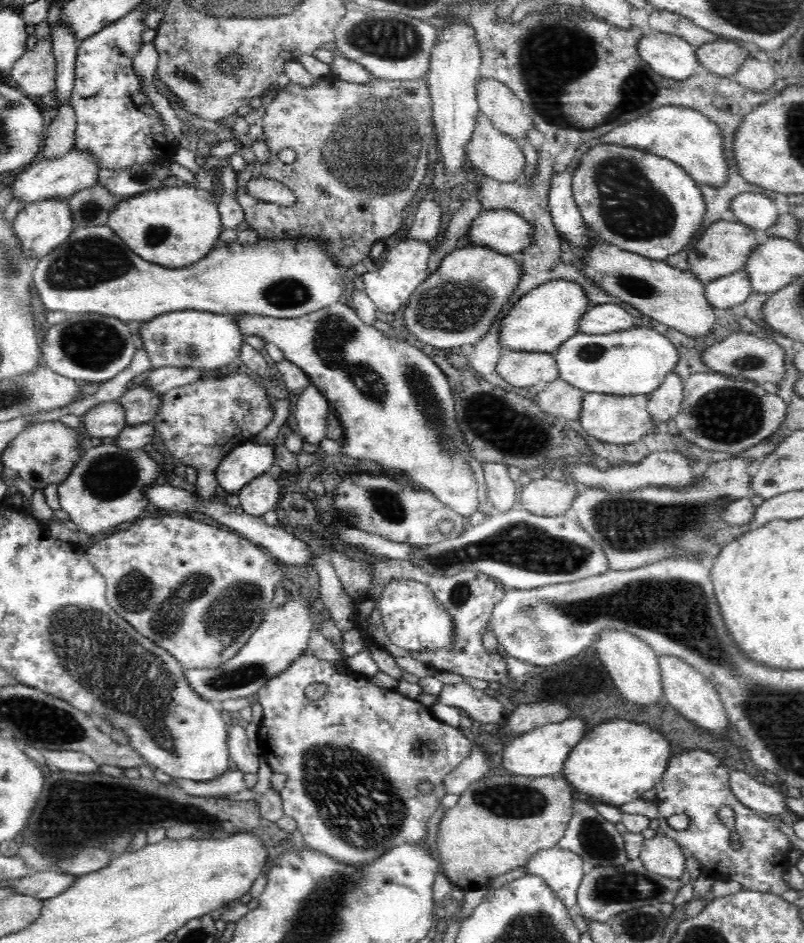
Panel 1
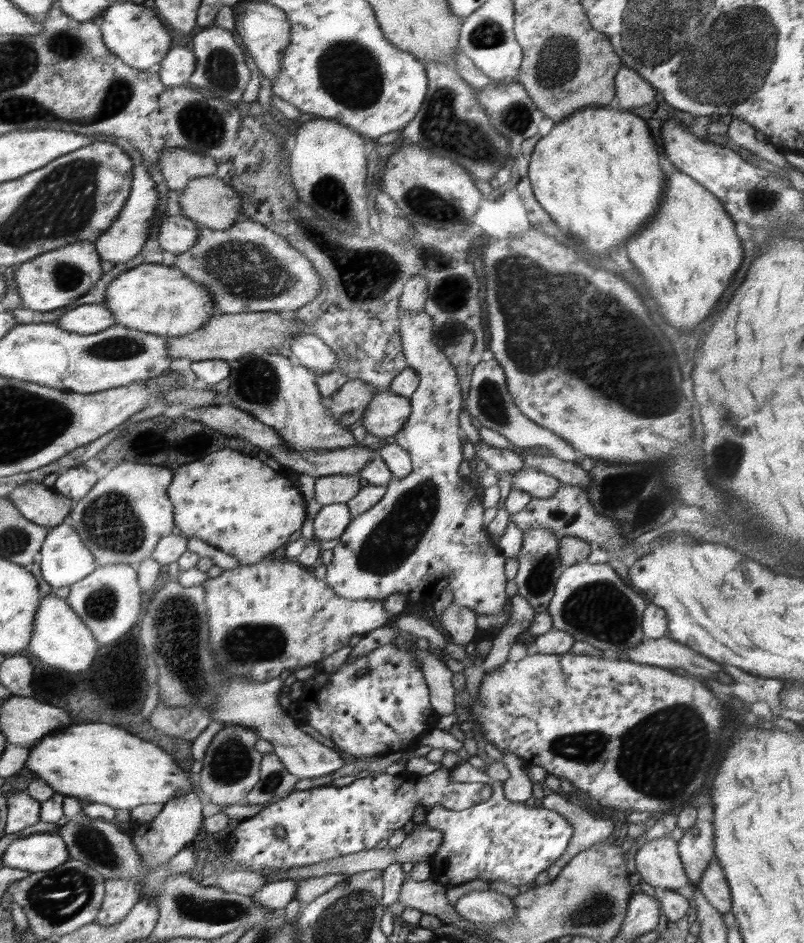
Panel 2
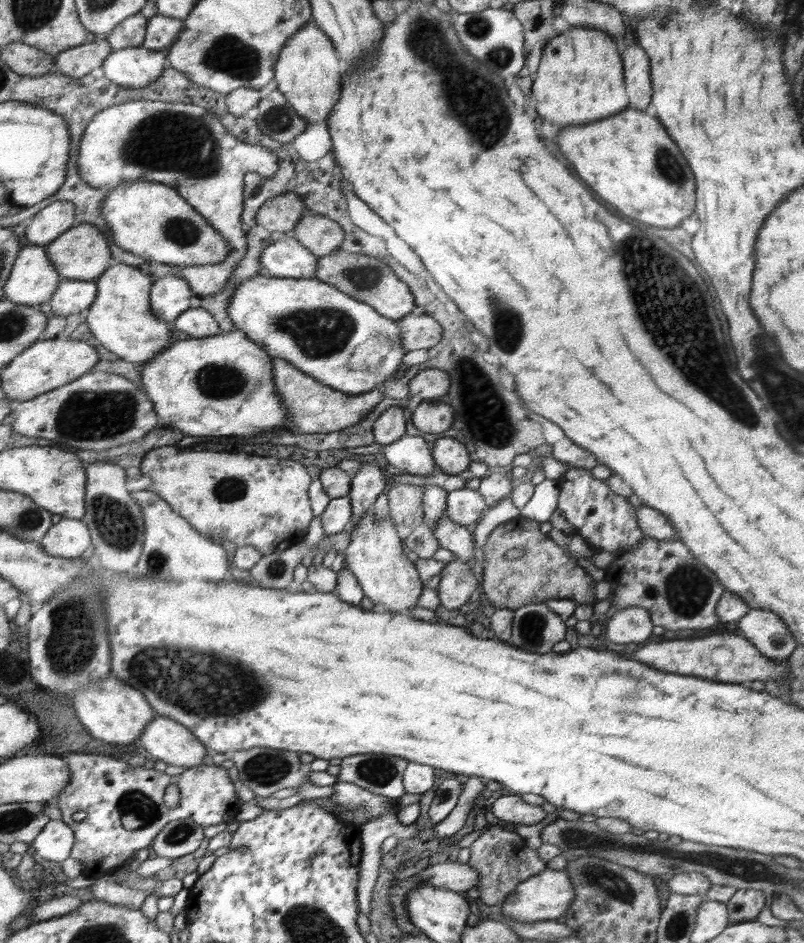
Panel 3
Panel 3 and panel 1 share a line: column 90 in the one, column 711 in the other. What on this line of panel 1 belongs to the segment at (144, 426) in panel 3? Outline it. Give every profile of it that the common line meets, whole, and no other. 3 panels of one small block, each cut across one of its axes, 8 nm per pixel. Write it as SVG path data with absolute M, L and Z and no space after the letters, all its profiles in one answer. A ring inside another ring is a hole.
M706 370L692 374L684 384L683 401L680 412L675 414L670 424L678 428L683 438L701 448L712 452L728 452L739 456L743 451L753 448L773 436L786 419L786 403L778 395L768 393L761 383L745 381L737 377L718 374L718 371Z

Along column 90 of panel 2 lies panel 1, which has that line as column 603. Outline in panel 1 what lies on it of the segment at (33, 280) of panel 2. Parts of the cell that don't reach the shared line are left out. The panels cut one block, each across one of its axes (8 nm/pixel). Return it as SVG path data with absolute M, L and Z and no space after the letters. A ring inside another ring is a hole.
M606 241L596 242L588 252L586 266L582 268L583 278L588 278L621 301L637 308L641 313L659 323L670 325L688 336L706 336L716 328L716 308L706 299L706 283L699 282L694 275L670 266L666 261L646 258L645 256L622 250L619 246Z

